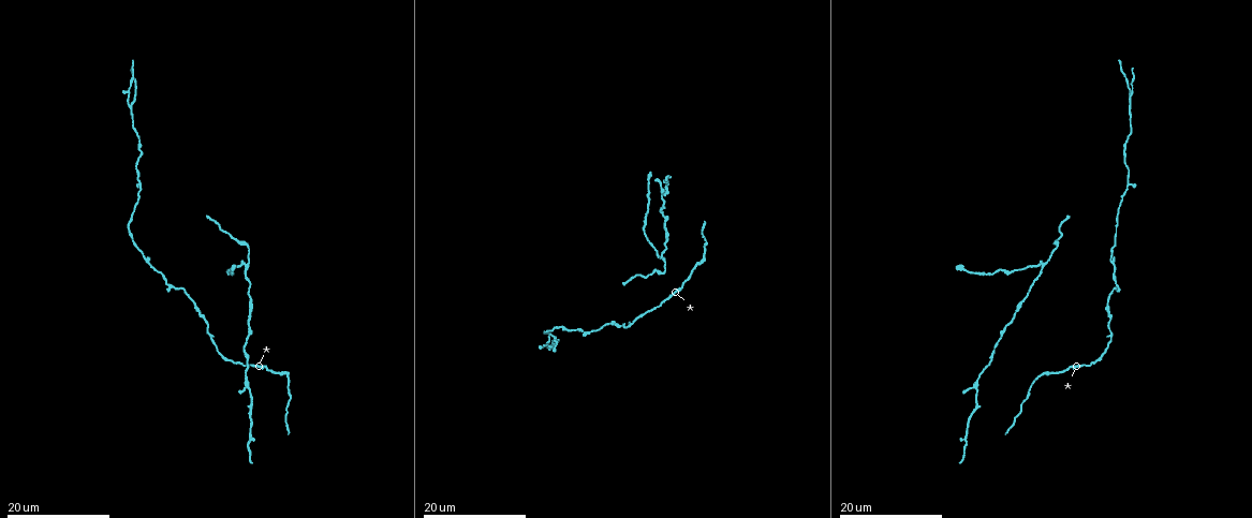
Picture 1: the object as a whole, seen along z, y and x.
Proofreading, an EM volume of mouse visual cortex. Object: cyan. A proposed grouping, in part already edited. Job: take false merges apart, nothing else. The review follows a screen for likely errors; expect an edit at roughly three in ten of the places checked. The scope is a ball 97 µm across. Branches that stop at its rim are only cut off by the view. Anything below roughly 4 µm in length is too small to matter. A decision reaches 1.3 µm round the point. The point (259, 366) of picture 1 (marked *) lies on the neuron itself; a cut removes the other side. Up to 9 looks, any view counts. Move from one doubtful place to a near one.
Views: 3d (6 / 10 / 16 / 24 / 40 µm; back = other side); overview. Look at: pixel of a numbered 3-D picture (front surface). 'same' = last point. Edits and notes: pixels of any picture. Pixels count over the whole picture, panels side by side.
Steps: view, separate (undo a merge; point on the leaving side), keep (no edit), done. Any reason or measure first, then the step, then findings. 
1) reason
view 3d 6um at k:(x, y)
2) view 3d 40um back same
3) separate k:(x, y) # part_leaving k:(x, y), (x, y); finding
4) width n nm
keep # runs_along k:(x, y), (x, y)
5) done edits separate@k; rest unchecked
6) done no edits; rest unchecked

four-way junction
view 3d 24um at 1:(976, 385)

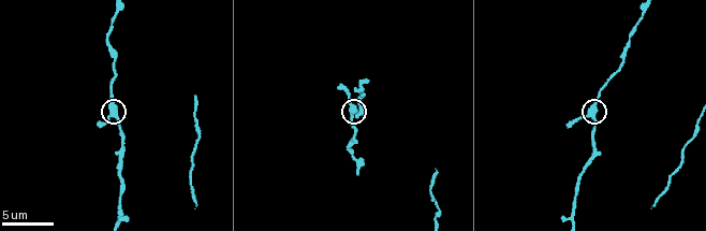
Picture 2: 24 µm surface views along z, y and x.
view 3d 6um at 2:(351, 105)

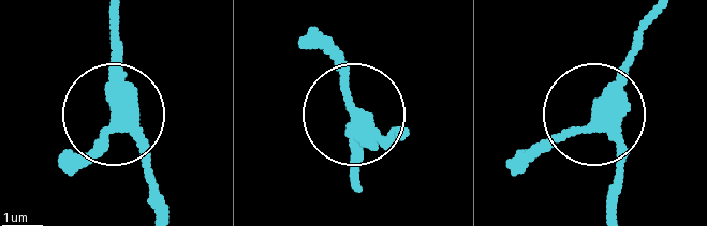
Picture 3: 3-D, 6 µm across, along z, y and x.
arms 4
keep # continuous, no second neuron

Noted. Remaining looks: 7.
view 3d 6um at 2:(593, 155)

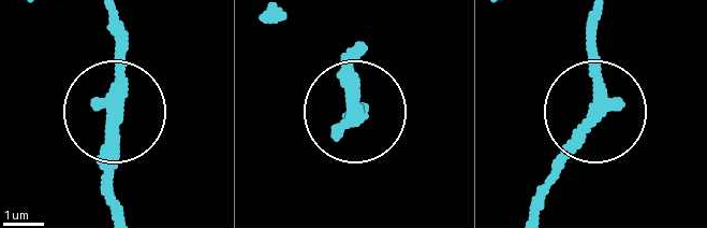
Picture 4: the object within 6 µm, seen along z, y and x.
from behind
view 3d 6um back at 4:(596, 112)

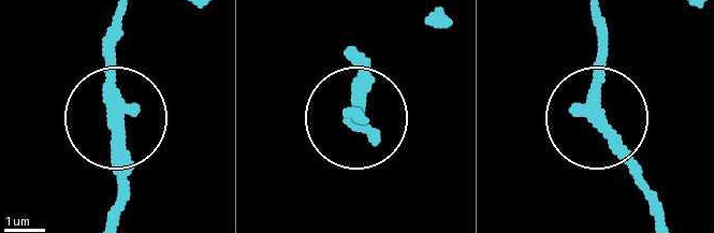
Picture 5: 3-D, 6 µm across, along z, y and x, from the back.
keep # all the same neuron

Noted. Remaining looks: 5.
a fork
view 3d 24um at 1:(245, 263)

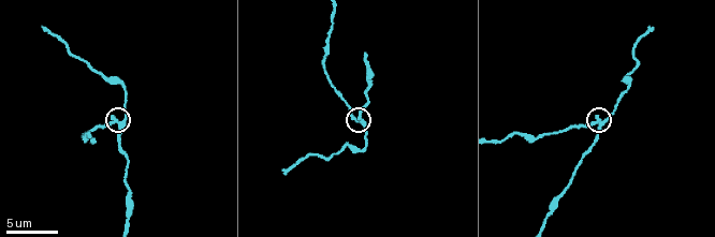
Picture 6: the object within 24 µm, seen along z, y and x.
zoom in
view 3d 10um at 6:(359, 121)

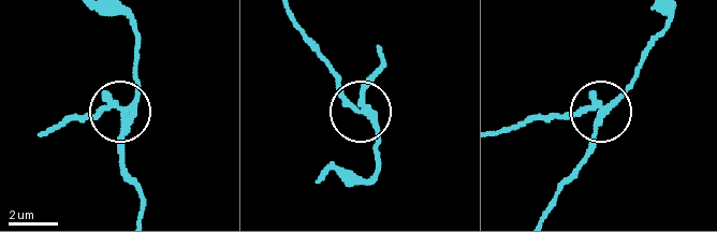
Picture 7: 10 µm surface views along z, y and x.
arms 3
separate 7:(92, 116) # part_leaving 7:(107, 112), (89, 112), (46, 132); a second neuron is stuck on

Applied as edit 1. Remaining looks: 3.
see it whole again
view overview

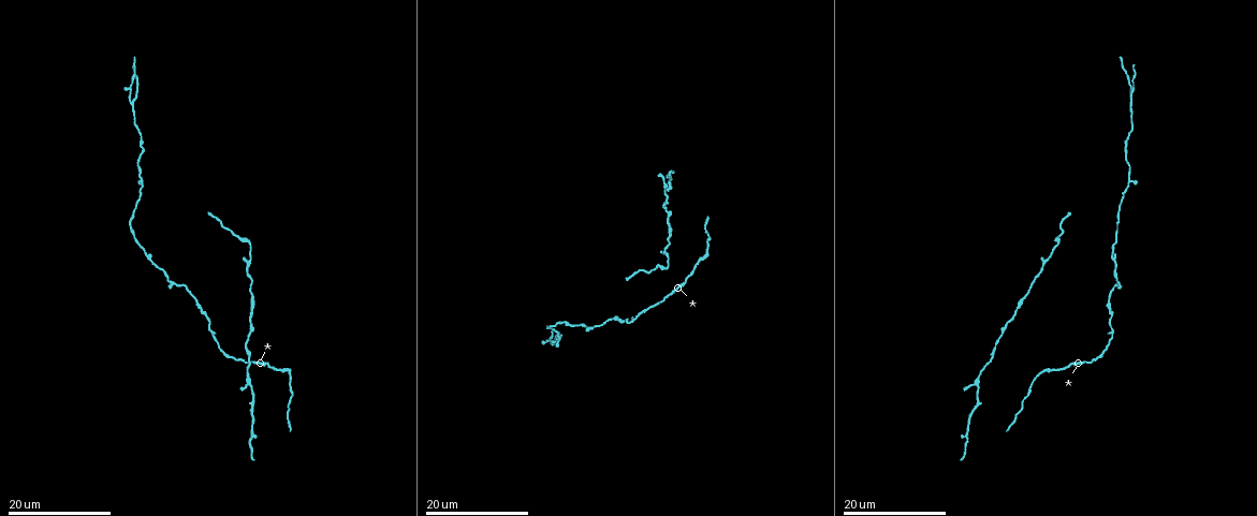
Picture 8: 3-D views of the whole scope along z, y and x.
three arms meet
view 3d 24um at 8:(142, 178)

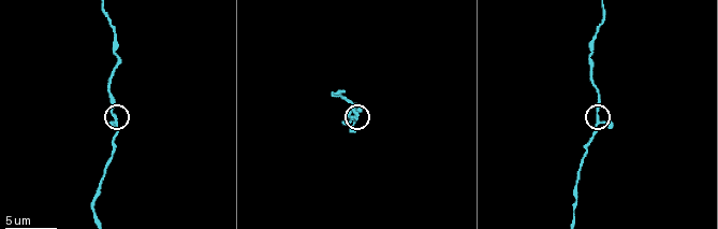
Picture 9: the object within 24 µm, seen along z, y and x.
view 3d 10um at 9:(596, 115)

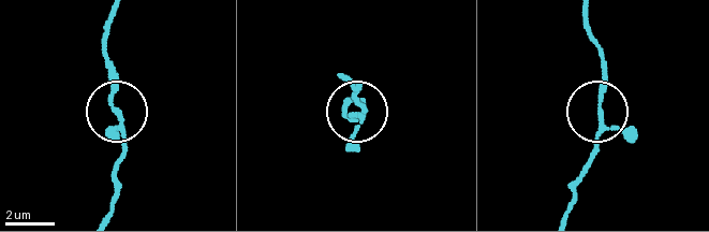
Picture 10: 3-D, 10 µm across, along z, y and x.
width 150 nm
keep # all the same neuron

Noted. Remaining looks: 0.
done edits separate@7; rest unchecked

